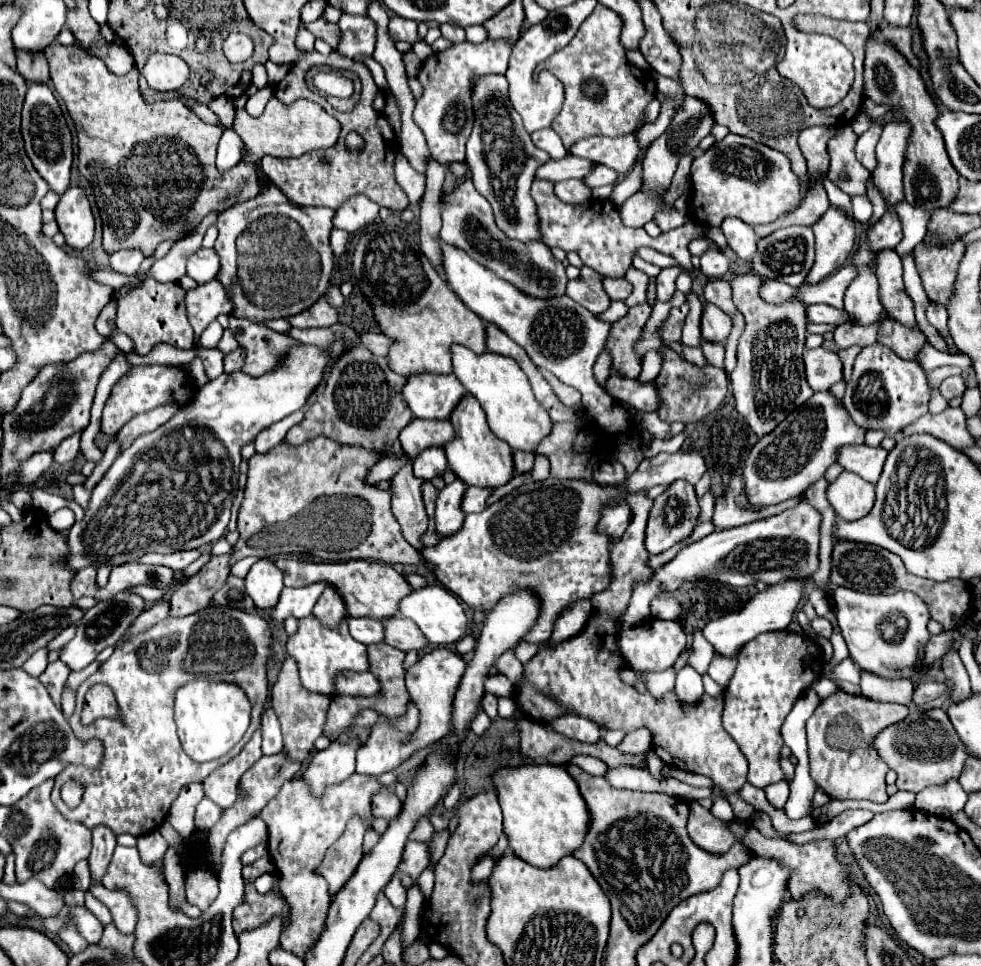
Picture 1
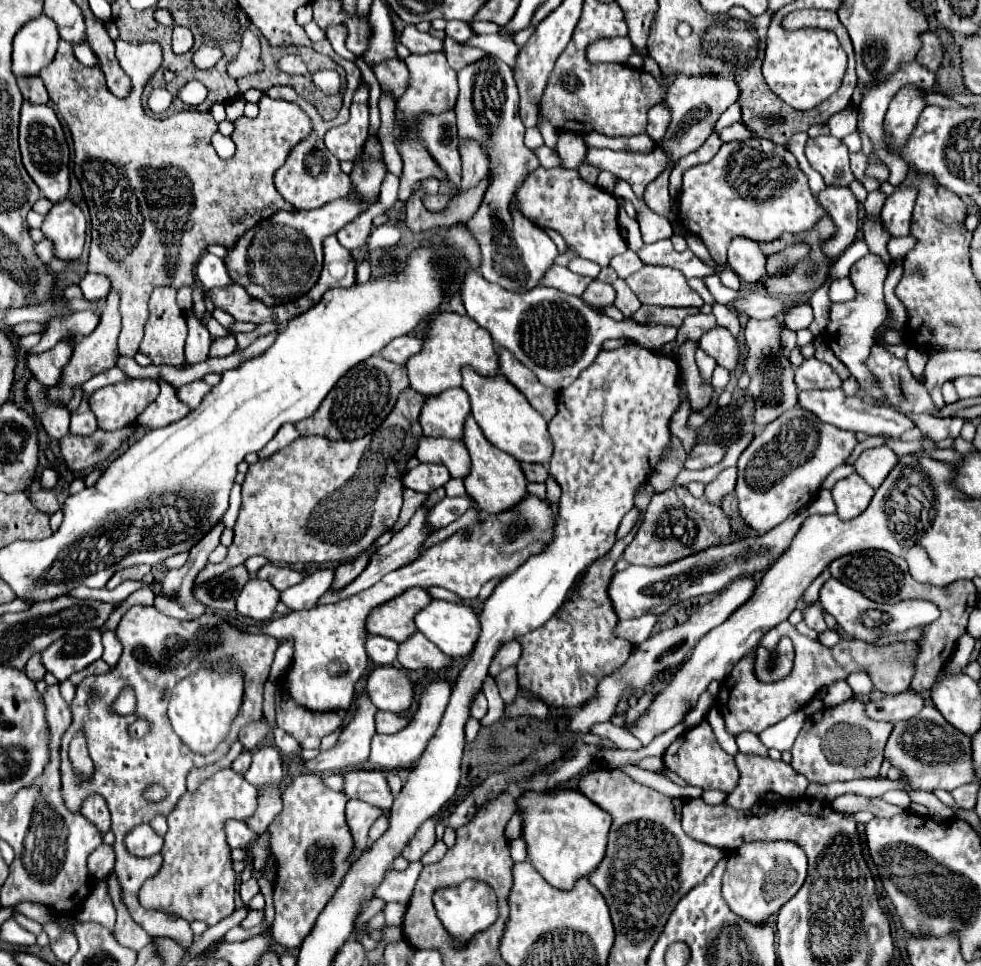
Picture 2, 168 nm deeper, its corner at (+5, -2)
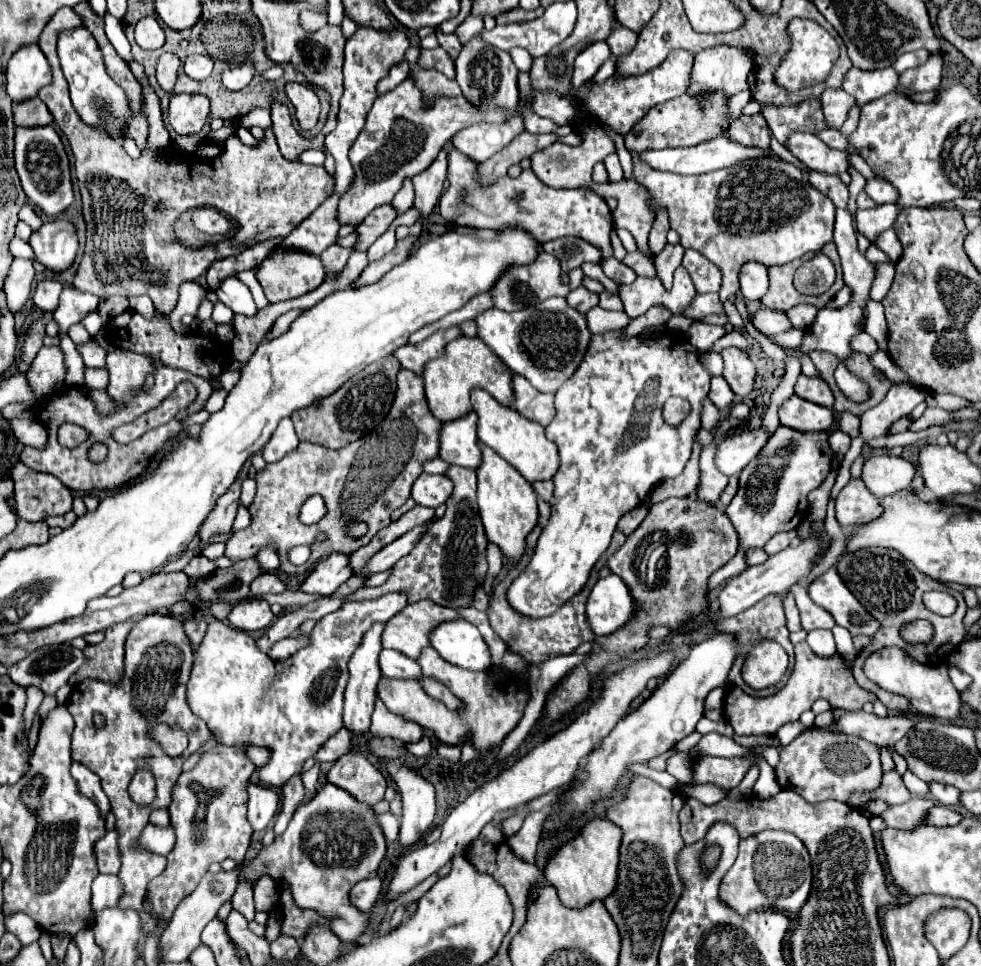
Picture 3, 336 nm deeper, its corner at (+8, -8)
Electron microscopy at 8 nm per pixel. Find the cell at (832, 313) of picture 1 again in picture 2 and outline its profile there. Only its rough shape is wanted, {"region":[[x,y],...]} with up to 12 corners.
{"region":[[810,304],[792,306],[782,316],[786,330],[808,328],[814,320]]}

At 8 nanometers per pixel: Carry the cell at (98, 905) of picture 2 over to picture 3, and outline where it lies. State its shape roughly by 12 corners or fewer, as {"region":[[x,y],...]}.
{"region":[[117,876],[93,880],[93,914],[115,906],[123,890]]}

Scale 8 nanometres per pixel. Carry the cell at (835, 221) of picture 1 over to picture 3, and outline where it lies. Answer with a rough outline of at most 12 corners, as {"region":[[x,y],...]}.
{"region":[[809,172],[809,184],[835,208],[847,208],[849,192],[839,176]]}

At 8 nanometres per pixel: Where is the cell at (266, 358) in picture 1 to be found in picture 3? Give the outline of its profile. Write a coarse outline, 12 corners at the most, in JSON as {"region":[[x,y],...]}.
{"region":[[215,302],[213,322],[229,324],[233,312],[223,302]]}

